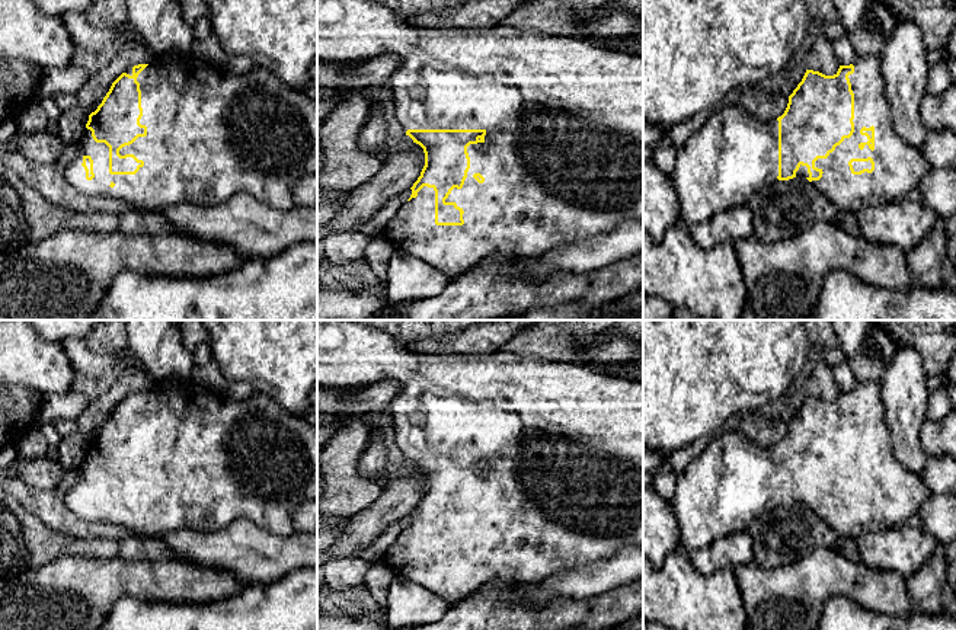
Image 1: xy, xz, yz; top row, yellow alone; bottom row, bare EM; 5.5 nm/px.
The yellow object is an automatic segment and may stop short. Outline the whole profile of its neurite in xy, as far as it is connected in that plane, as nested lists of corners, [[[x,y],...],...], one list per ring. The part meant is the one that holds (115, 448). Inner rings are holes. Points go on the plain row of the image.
[[[192,380],[182,383],[154,384],[147,390],[128,393],[111,412],[102,429],[89,441],[81,477],[73,489],[64,493],[68,509],[79,518],[89,522],[109,522],[127,528],[138,537],[163,537],[178,530],[217,531],[231,522],[247,518],[259,528],[276,535],[290,535],[294,531],[295,509],[310,501],[317,501],[317,428],[313,428],[304,418],[287,412],[281,404],[268,396],[253,393],[243,402],[227,399],[201,387]]]

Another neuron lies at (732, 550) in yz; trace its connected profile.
[[[748,530],[729,534],[709,547],[687,553],[690,562],[704,575],[723,567],[735,569],[754,562],[751,535]]]

